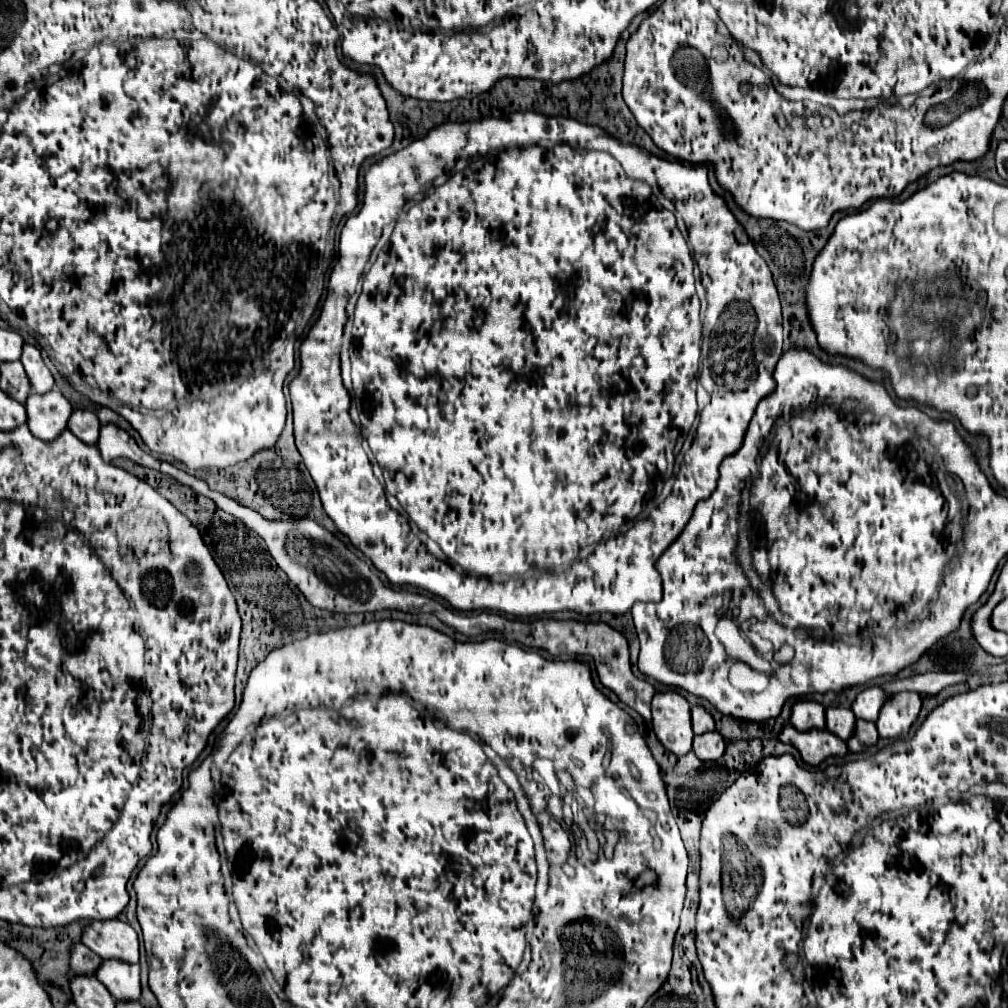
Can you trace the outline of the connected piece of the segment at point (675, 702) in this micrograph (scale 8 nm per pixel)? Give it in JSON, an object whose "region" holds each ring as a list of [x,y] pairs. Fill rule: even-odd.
{"region":[[[659,691],[651,701],[653,729],[663,747],[675,755],[691,751],[691,705],[677,691]]]}

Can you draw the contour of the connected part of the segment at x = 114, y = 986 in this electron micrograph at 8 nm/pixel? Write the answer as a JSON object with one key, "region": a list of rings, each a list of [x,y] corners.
{"region":[[[103,959],[103,963],[97,967],[95,977],[109,989],[109,993],[117,1001],[137,1001],[141,997],[141,985],[139,985],[139,965],[131,965],[127,961],[119,959]]]}

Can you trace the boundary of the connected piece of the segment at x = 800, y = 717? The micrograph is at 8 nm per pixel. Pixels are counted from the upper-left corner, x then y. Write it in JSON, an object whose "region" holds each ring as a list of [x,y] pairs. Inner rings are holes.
{"region":[[[797,701],[791,707],[791,725],[799,731],[823,729],[825,727],[825,707],[817,701]]]}

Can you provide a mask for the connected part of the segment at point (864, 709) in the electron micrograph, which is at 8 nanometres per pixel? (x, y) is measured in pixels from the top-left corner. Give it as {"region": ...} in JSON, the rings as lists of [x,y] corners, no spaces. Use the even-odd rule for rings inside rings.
{"region":[[[867,687],[855,697],[855,701],[851,705],[851,711],[859,719],[877,721],[877,715],[879,715],[879,709],[881,709],[885,697],[887,697],[885,691],[881,691],[879,687]]]}

